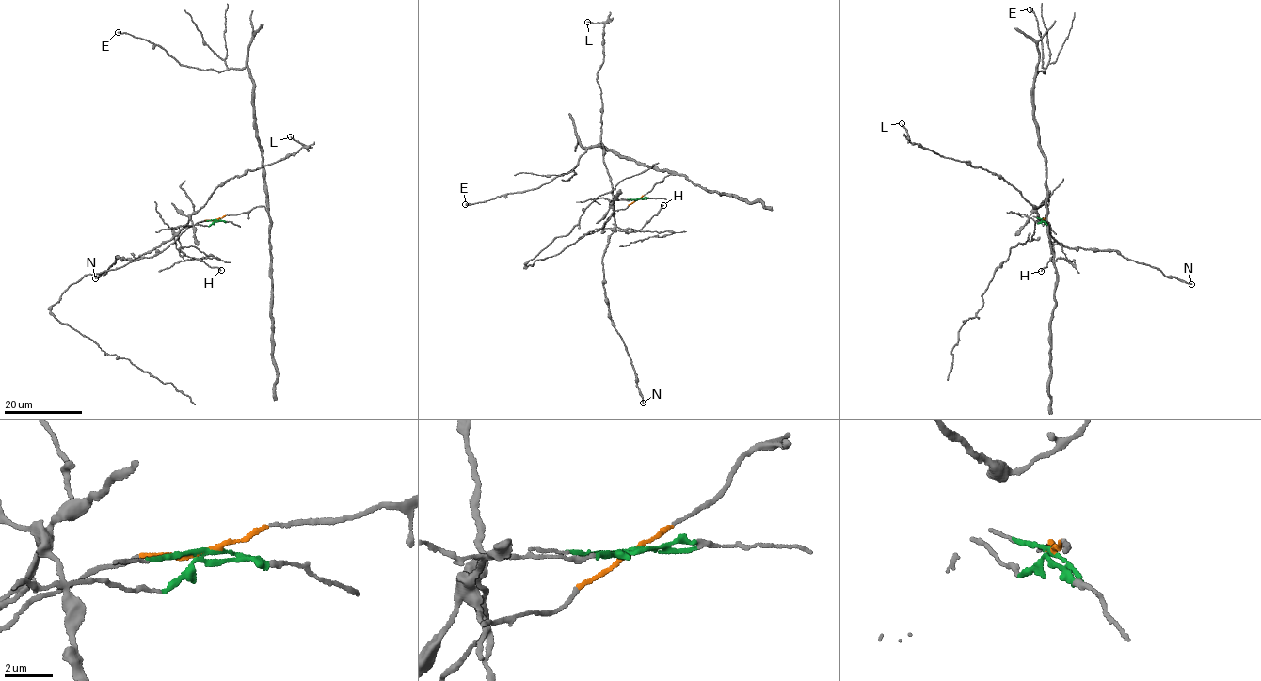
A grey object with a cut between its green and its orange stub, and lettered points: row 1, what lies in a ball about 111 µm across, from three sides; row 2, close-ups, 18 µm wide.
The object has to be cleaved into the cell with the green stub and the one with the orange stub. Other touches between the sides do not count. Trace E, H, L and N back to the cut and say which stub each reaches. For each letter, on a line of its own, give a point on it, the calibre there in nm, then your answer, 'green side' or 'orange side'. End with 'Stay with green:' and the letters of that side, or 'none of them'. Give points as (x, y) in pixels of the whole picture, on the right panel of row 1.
E: place (1029, 9); calibre 200 nm; orange side
H: place (1041, 271); calibre 180 nm; green side
L: place (901, 123); calibre 150 nm; green side
N: place (1191, 284); calibre 200 nm; green side
Stay with green: H, L, N

